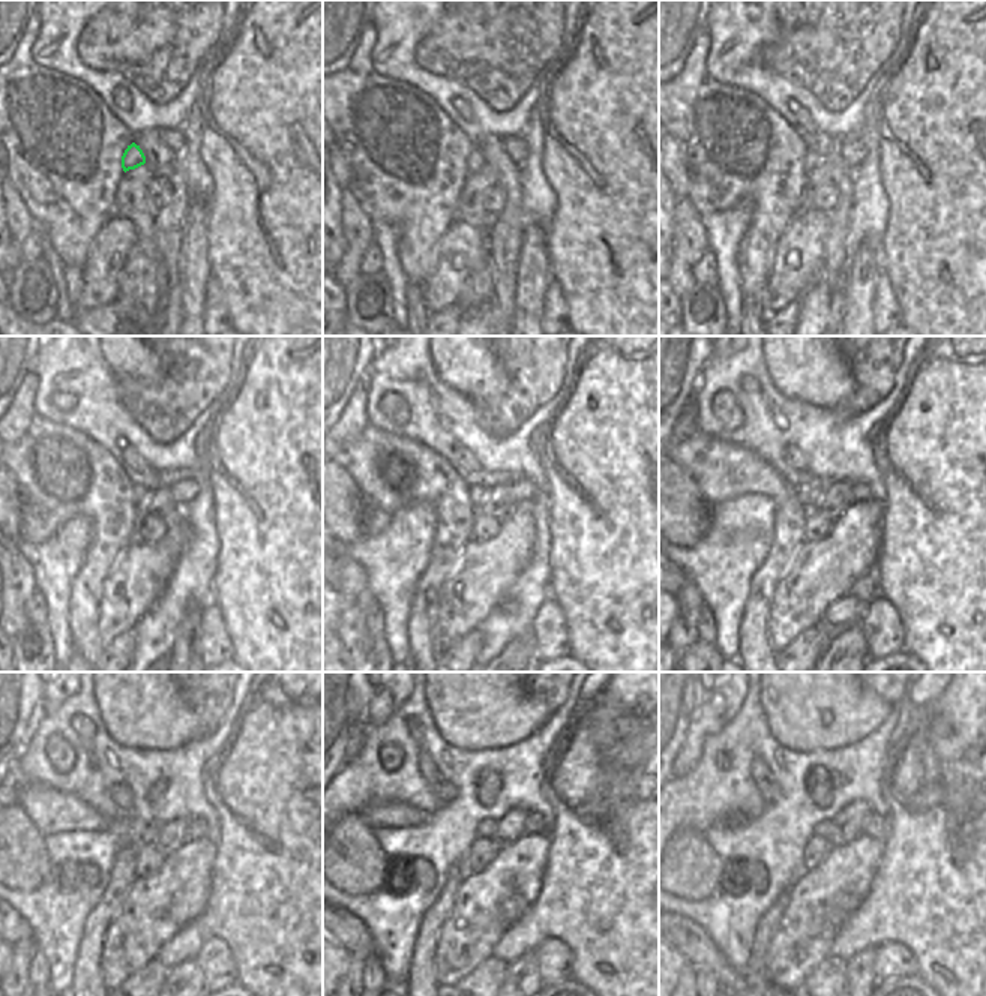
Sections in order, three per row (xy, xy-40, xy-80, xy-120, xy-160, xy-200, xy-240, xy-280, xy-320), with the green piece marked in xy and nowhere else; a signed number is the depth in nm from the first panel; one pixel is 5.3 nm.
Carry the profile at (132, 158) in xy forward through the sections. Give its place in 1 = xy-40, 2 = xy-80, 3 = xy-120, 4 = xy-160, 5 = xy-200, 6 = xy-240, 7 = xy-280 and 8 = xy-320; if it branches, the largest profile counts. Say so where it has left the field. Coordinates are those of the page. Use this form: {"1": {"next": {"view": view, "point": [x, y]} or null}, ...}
{"1": {"next": {"view": "xy-40", "point": [474, 161]}}, "2": {"next": {"view": "xy-80", "point": [812, 159]}}, "3": {"next": {"view": "xy-120", "point": [140, 494]}}, "4": {"next": {"view": "xy-160", "point": [477, 492]}}, "5": {"next": {"view": "xy-200", "point": [811, 494]}}, "6": {"next": {"view": "xy-240", "point": [144, 833]}}, "7": {"next": {"view": "xy-280", "point": [486, 830]}}, "8": {"next": {"view": "xy-320", "point": [824, 828]}}}

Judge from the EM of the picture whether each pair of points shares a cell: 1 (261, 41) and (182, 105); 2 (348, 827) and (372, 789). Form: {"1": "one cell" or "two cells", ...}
{"1": "two cells", "2": "two cells"}

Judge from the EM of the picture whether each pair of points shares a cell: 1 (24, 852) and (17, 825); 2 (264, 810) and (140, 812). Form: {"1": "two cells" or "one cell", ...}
{"1": "one cell", "2": "two cells"}

